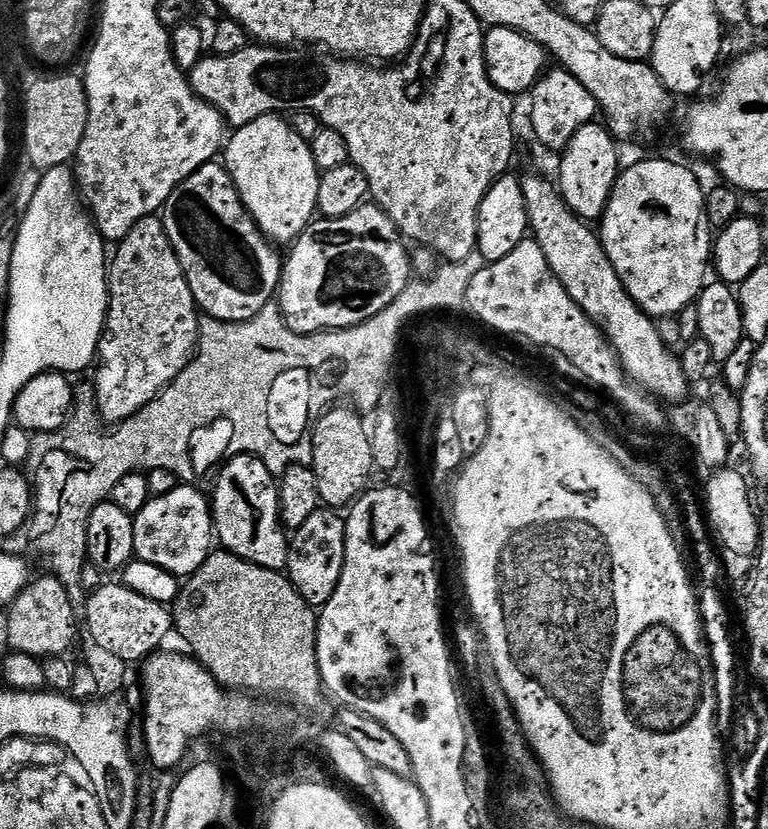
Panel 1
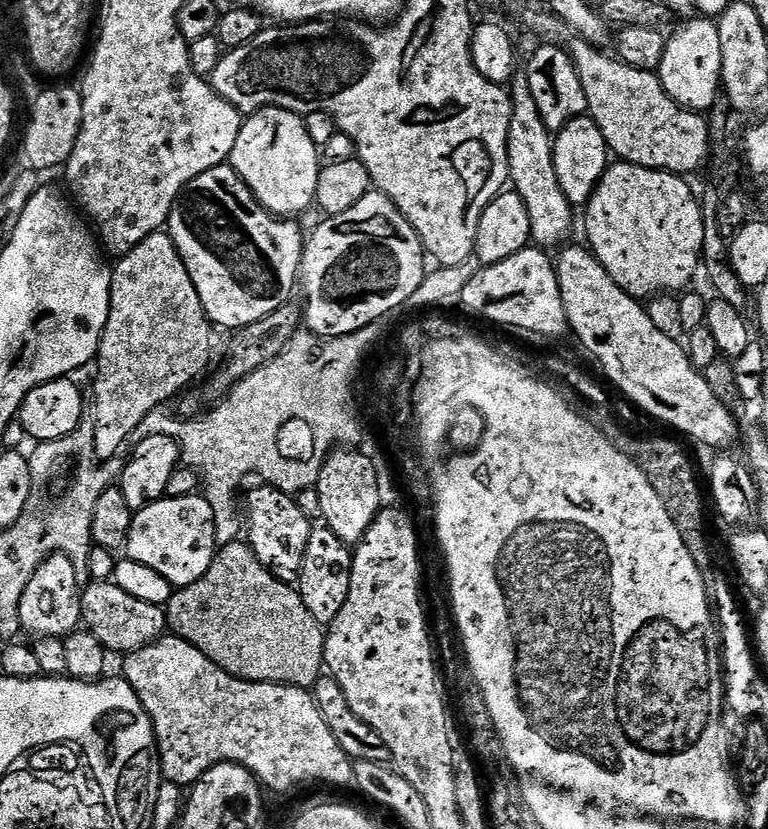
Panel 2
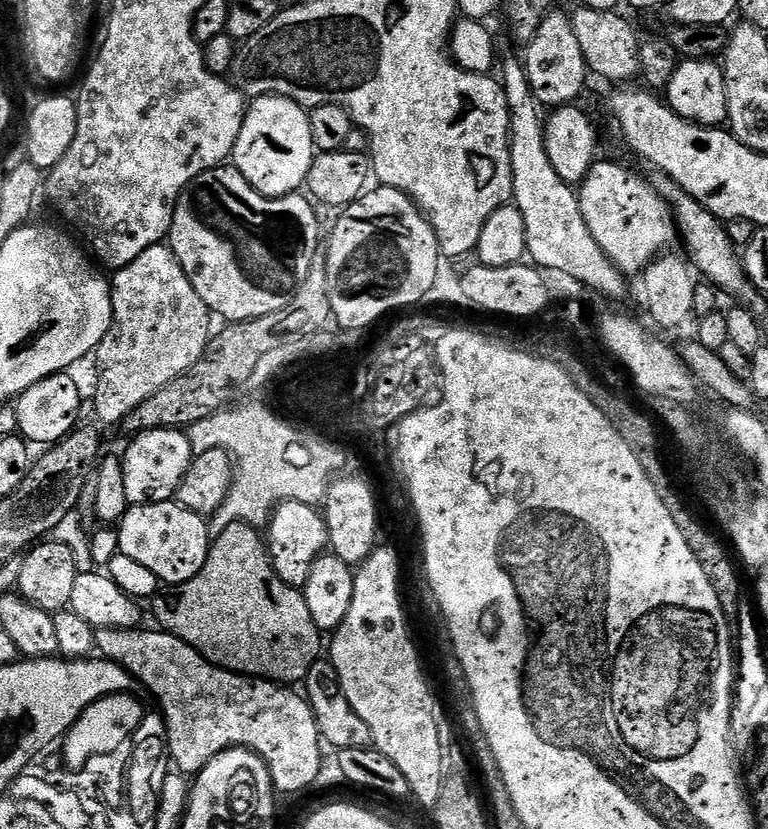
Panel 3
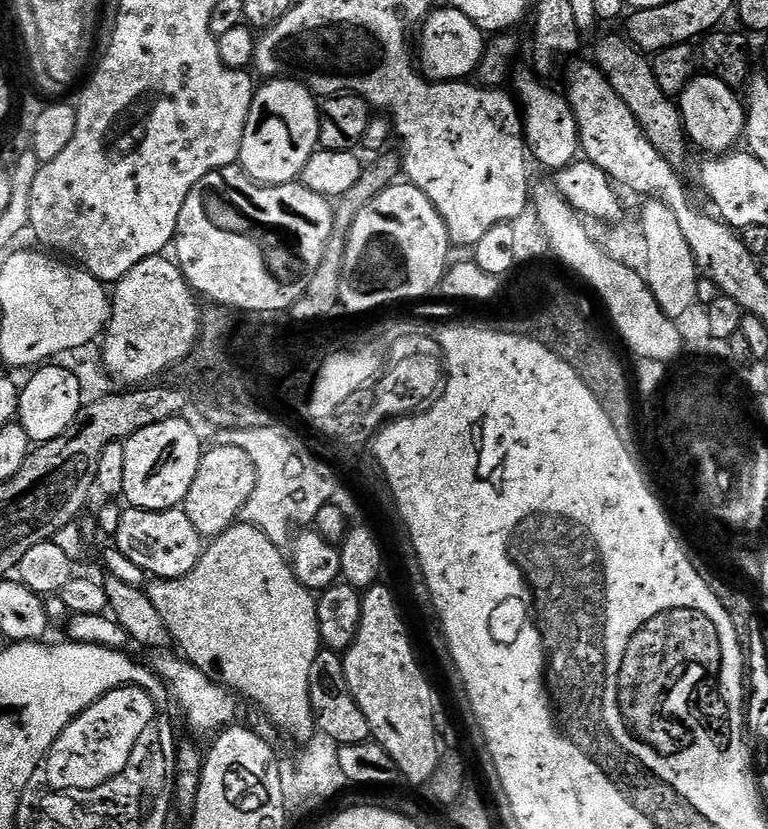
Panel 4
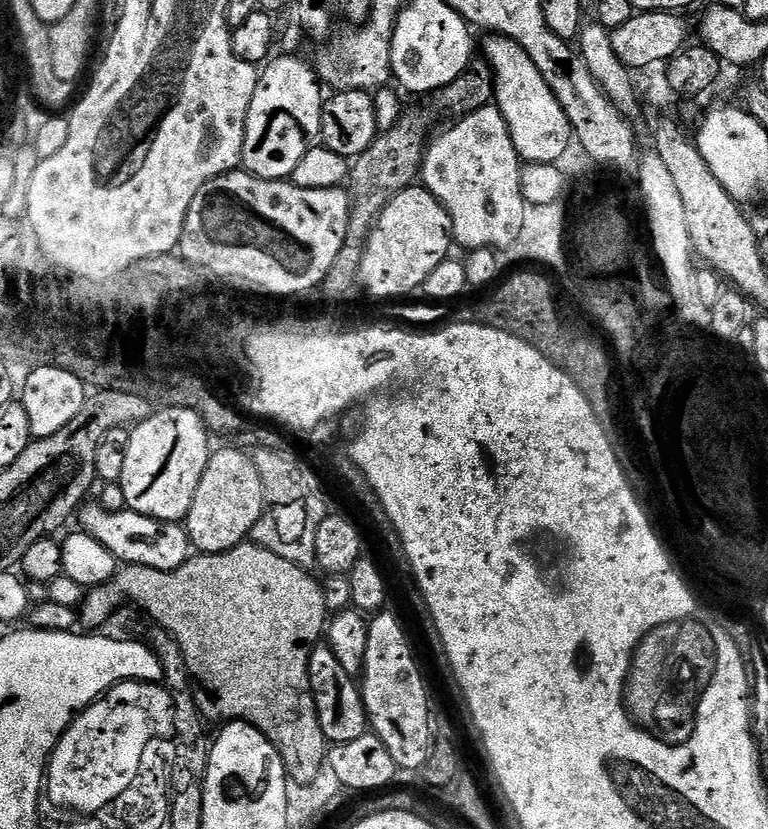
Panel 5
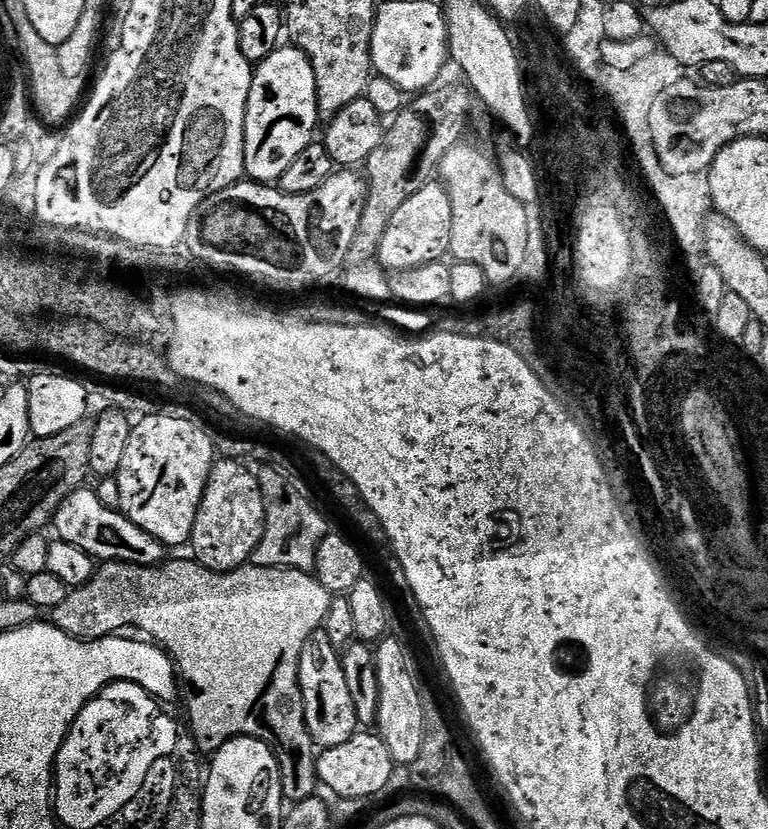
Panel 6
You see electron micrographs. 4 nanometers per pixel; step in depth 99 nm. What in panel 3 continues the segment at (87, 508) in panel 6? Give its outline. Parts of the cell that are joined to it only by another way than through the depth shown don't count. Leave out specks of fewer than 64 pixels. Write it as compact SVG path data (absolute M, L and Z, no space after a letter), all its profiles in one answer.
M175 499L157 504L133 504L118 521L118 542L120 555L138 562L138 566L171 586L194 578L202 570L210 547L210 524L194 510L177 504Z

